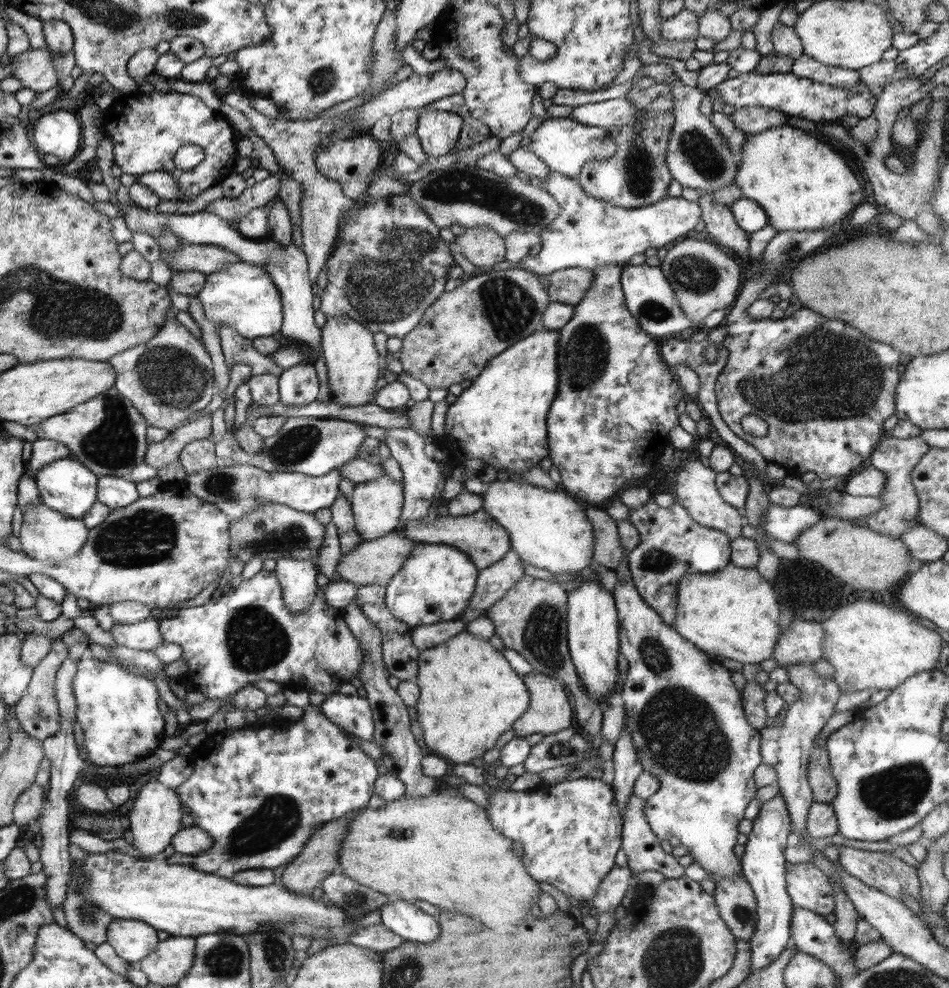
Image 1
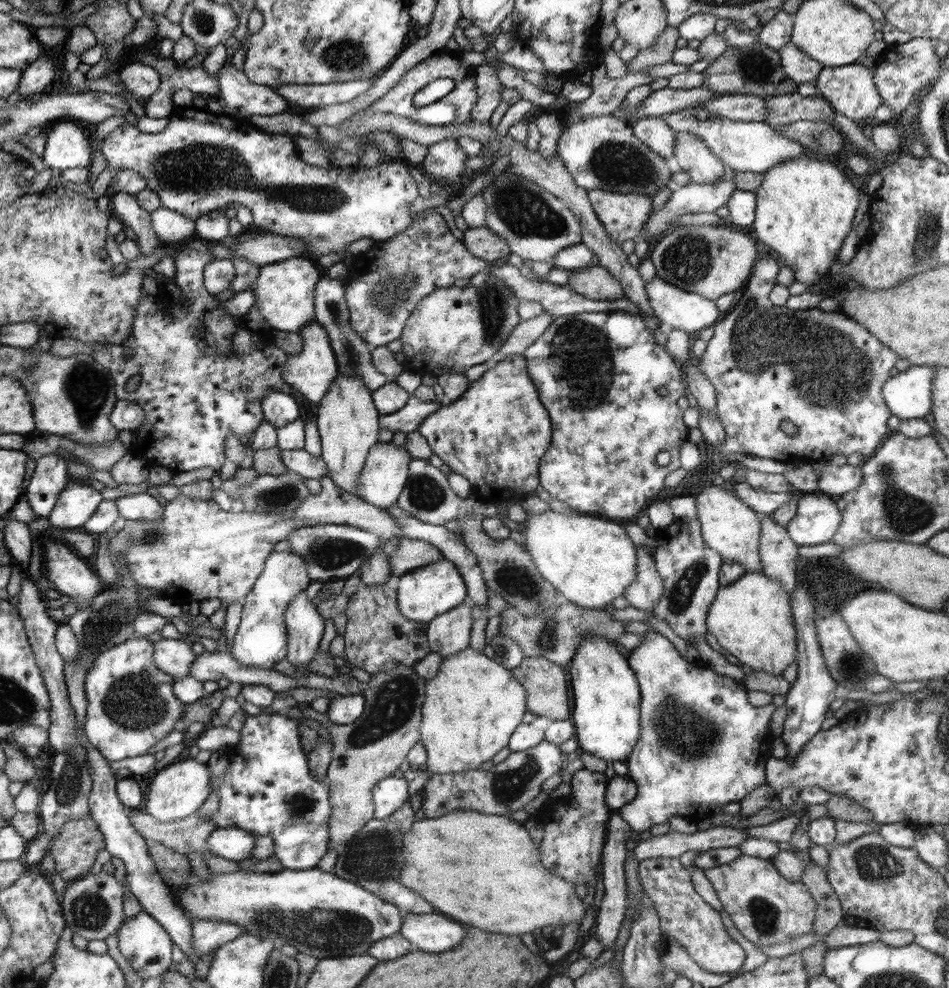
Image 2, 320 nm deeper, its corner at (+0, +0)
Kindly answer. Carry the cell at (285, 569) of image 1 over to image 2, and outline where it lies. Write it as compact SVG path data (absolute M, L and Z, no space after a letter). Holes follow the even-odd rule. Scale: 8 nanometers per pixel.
M305 591L291 602L285 612L289 655L284 659L294 667L308 666L318 650L326 626L316 605L306 598Z

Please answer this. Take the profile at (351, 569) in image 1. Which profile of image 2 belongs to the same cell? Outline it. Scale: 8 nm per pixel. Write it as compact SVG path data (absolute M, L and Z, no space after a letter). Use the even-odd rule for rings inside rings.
M400 538L396 553L389 555L389 563L393 574L401 577L407 572L413 571L429 564L434 564L443 559L442 552L433 544L423 540Z

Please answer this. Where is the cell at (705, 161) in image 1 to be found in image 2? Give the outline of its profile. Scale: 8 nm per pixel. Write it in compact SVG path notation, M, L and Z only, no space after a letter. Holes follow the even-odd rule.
M659 117L643 118L631 125L633 133L667 161L673 158L675 132Z

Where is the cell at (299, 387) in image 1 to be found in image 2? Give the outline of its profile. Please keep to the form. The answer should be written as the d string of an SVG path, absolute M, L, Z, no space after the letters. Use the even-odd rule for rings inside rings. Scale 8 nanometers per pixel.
M270 389L261 400L264 418L275 428L286 426L286 423L300 418L300 405L296 399L284 389Z

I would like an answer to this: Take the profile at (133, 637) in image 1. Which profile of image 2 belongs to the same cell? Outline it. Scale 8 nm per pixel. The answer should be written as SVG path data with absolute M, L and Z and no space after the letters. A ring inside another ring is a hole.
M165 637L155 642L154 664L172 677L177 679L188 677L194 661L196 654L192 652L190 642Z

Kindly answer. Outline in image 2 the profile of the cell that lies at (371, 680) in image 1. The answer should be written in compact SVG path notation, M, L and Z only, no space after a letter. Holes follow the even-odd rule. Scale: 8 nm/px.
M406 801L402 809L389 817L380 819L376 823L366 823L340 851L331 872L344 880L354 881L354 884L362 885L362 888L369 889L384 900L398 905L405 914L430 914L436 912L436 909L422 896L408 890L406 884L399 879L405 866L405 860L402 859L403 834L413 826L414 814L410 802Z

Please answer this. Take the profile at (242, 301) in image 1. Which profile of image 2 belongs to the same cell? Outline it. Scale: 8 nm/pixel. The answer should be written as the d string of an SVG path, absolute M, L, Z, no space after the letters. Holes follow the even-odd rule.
M297 257L260 267L258 278L251 286L255 305L270 330L300 332L316 318L316 282L320 280L320 268L306 258Z

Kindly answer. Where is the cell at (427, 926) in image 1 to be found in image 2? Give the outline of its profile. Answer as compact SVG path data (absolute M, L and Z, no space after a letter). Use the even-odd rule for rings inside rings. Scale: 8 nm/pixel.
M438 912L430 914L405 914L402 931L399 933L418 950L446 952L456 948L464 940L464 928Z

